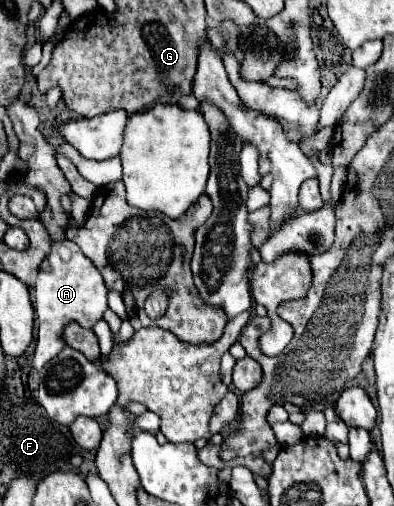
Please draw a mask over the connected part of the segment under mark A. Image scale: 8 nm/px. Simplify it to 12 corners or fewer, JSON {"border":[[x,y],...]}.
{"border":[[61,239],[39,267],[33,367],[65,347],[69,321],[103,317],[107,289],[93,261]]}

